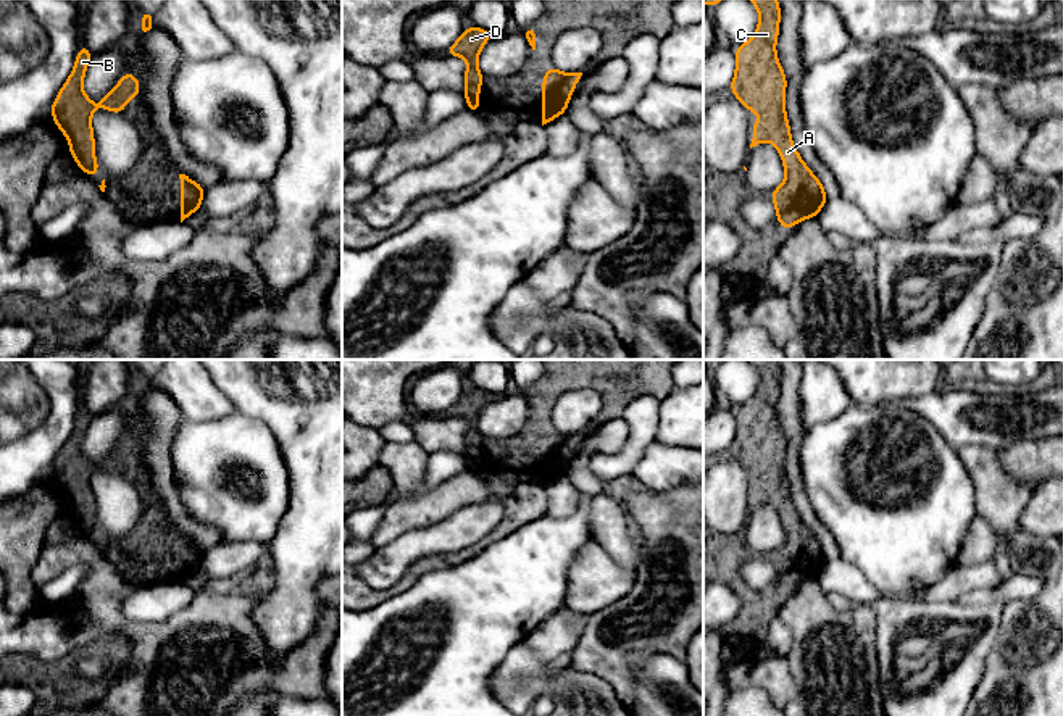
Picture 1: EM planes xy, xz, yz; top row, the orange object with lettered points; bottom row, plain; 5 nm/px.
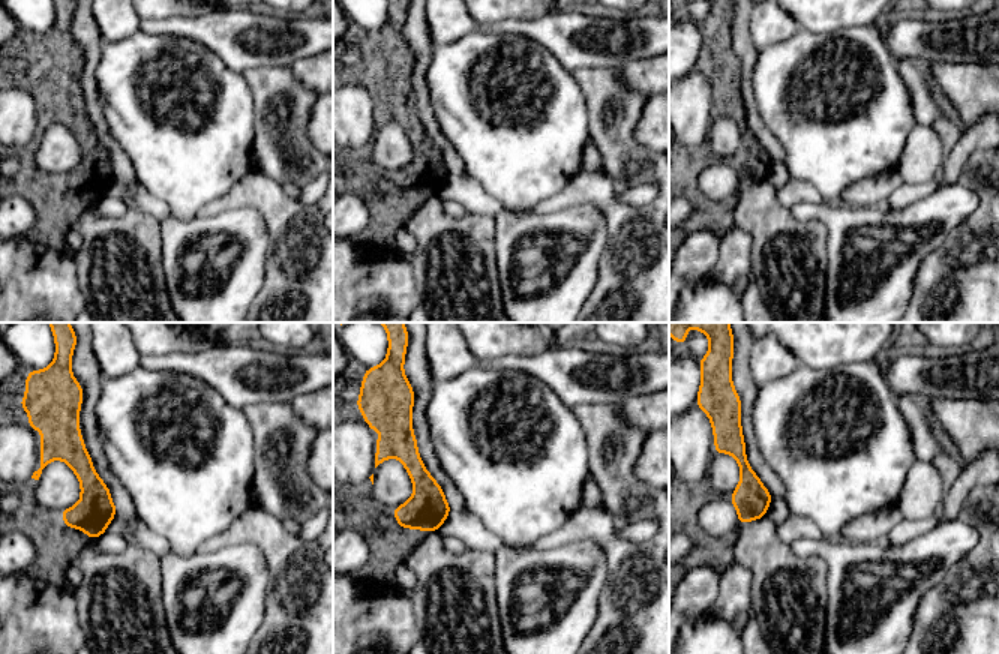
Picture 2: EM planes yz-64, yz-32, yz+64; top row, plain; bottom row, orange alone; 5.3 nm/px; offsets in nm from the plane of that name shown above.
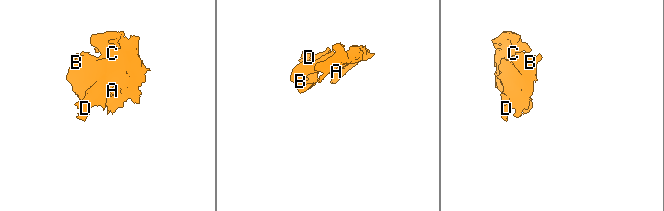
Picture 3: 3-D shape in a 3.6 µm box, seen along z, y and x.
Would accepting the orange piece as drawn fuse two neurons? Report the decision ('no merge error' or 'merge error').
no merge error

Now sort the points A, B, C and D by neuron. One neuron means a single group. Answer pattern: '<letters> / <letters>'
A B C D

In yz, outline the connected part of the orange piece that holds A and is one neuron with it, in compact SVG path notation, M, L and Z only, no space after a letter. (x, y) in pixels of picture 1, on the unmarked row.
M748 360L758 371L760 382L755 397L736 408L736 435L729 445L732 455L747 471L766 476L752 487L757 508L766 502L777 510L786 540L771 555L776 582L787 592L807 579L816 579L829 556L819 540L808 531L794 508L786 477L787 439L776 418L781 368L776 360Z

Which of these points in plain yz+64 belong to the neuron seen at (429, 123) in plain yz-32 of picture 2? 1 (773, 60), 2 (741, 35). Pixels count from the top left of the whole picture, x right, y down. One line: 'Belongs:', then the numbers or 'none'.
Belongs: 2

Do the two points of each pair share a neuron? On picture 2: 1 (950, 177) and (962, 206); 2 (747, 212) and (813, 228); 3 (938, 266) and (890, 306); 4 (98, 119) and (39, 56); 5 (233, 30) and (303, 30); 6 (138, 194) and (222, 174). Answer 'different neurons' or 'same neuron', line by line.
1: different neurons
2: same neuron
3: different neurons
4: different neurons
5: same neuron
6: different neurons

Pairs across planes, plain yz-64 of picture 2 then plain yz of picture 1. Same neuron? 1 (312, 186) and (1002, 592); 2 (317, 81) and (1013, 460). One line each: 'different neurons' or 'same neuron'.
1: same neuron
2: same neuron

